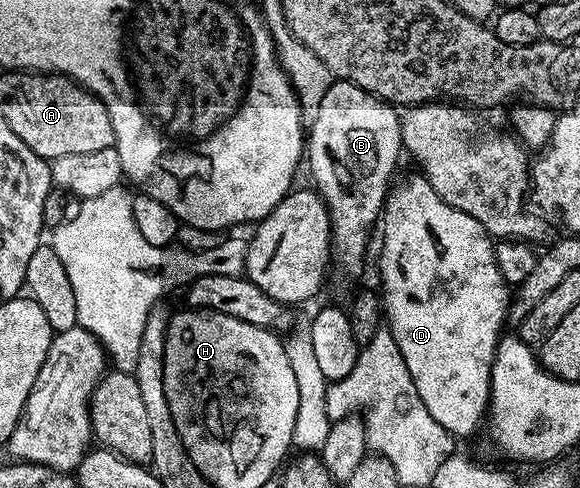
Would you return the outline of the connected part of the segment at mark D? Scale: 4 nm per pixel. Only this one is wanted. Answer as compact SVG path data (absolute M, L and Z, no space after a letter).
M416 175L410 181L398 180L389 190L389 195L385 199L385 208L379 218L379 233L381 229L381 289L380 296L383 298L383 317L387 322L387 327L391 335L395 335L395 343L399 343L399 351L403 355L403 363L407 363L407 371L411 371L411 379L419 391L419 399L431 411L431 419L439 423L454 438L461 439L468 433L473 433L477 428L482 428L487 417L489 408L489 388L491 387L491 367L495 364L493 356L497 350L497 343L502 336L501 324L511 309L511 289L505 284L503 275L497 266L495 259L494 238L485 230L483 223L447 203L431 187L431 183L423 175Z

